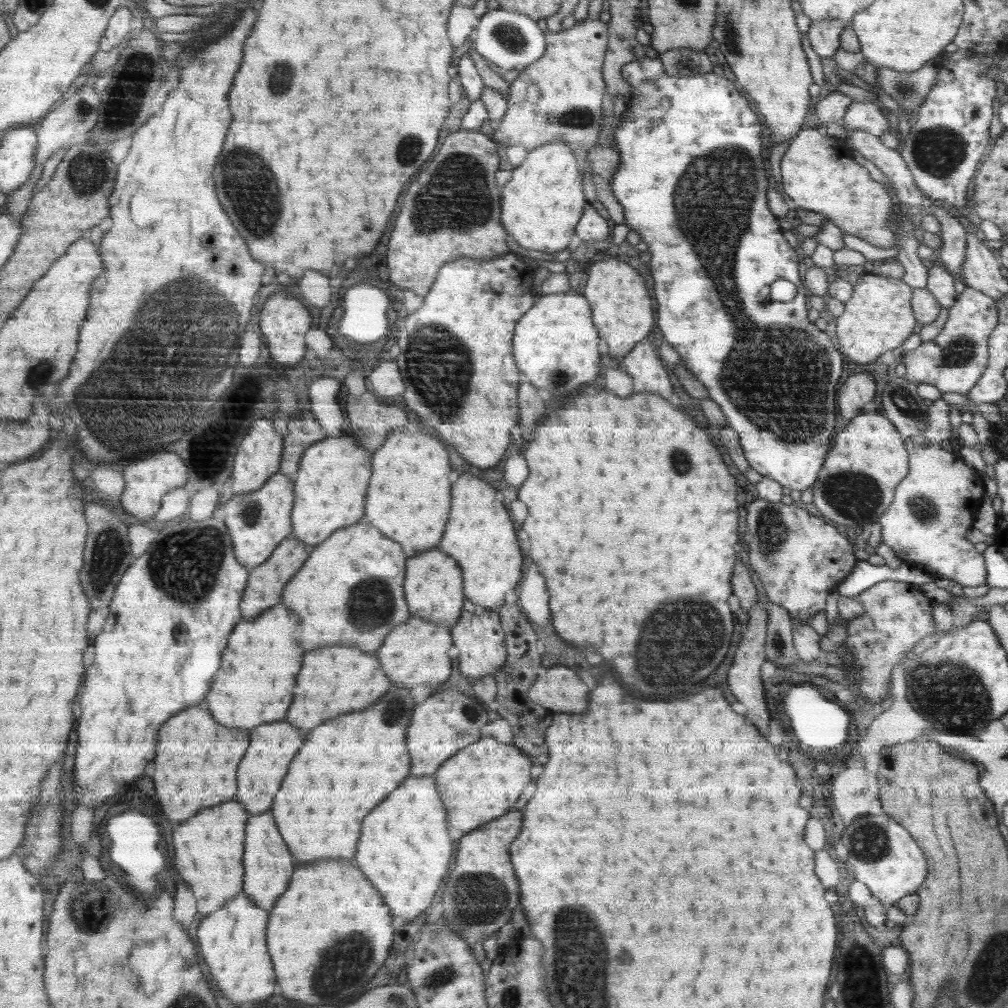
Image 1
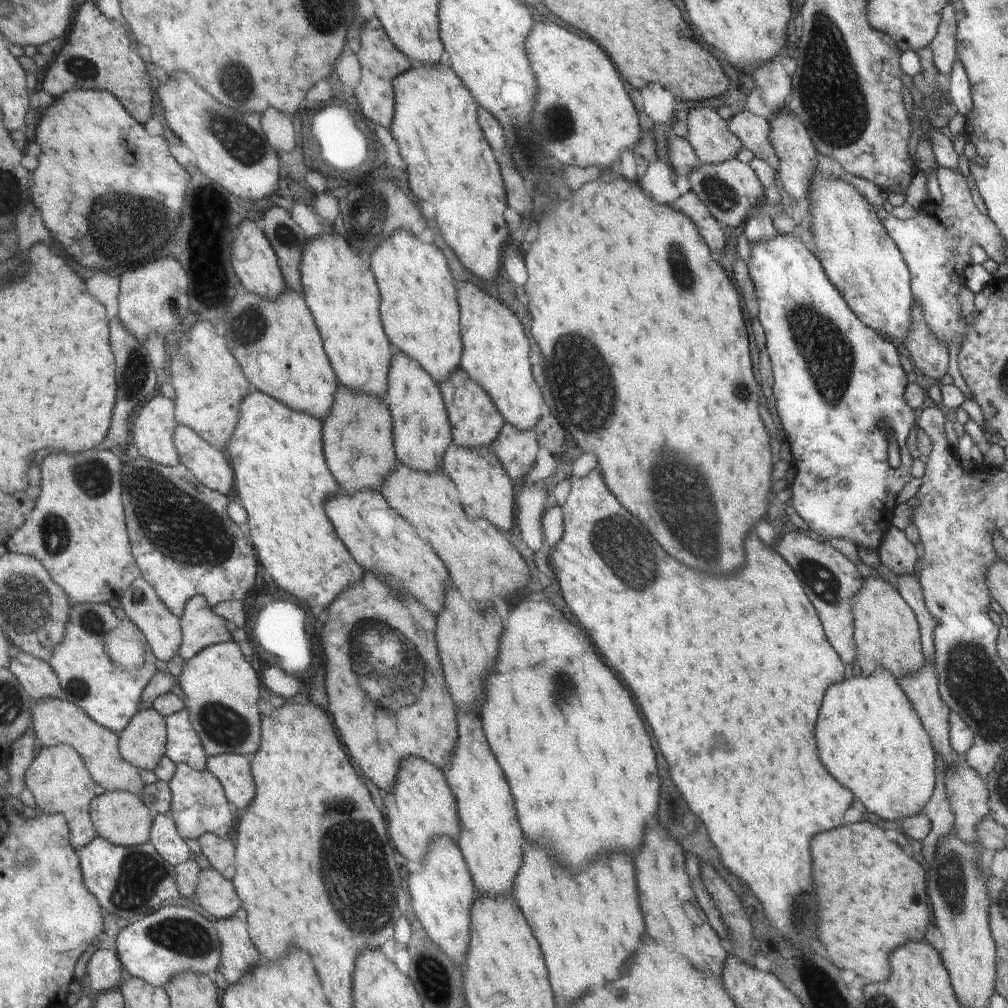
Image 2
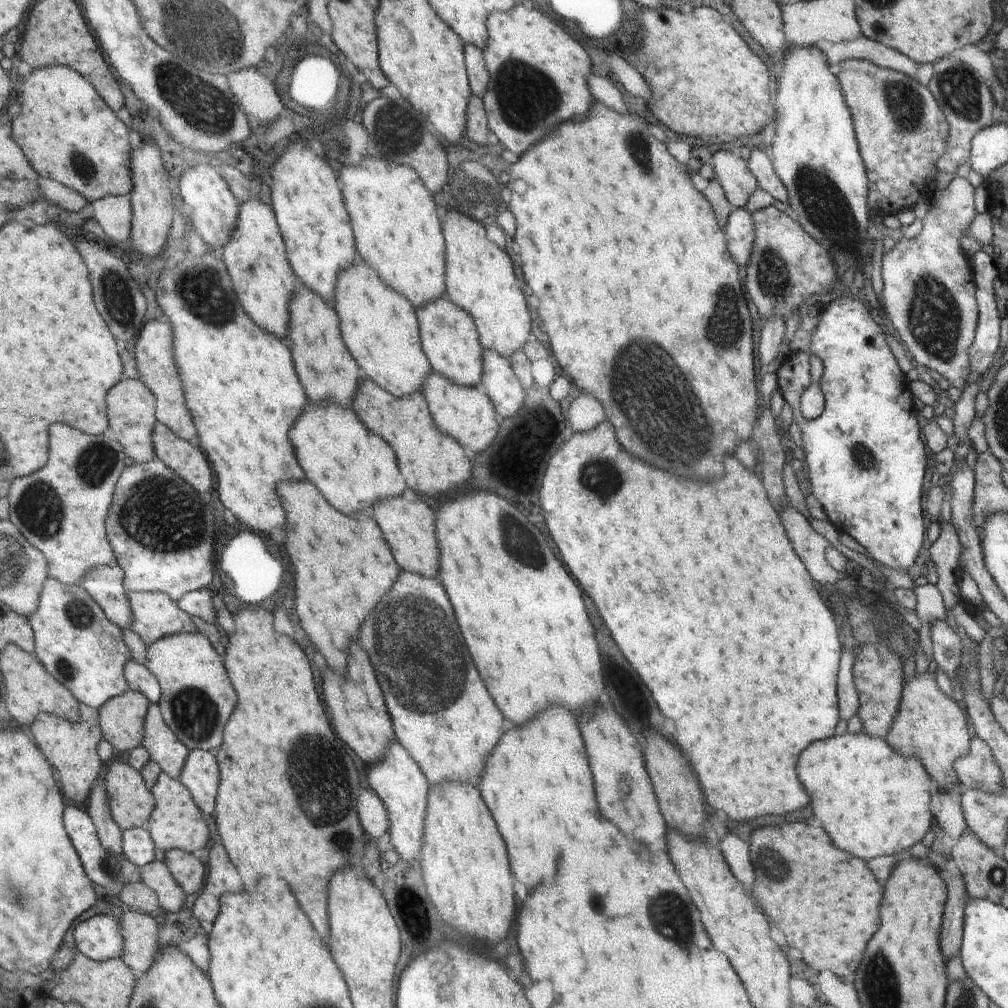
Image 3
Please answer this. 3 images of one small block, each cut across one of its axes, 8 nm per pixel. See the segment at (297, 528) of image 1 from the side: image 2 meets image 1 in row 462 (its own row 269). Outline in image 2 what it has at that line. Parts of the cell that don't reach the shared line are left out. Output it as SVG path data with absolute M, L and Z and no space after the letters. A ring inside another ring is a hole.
M322 233L305 242L299 264L306 304L324 340L325 352L338 368L338 382L380 396L386 392L386 376L392 346L380 322L380 294L372 270L338 234Z

